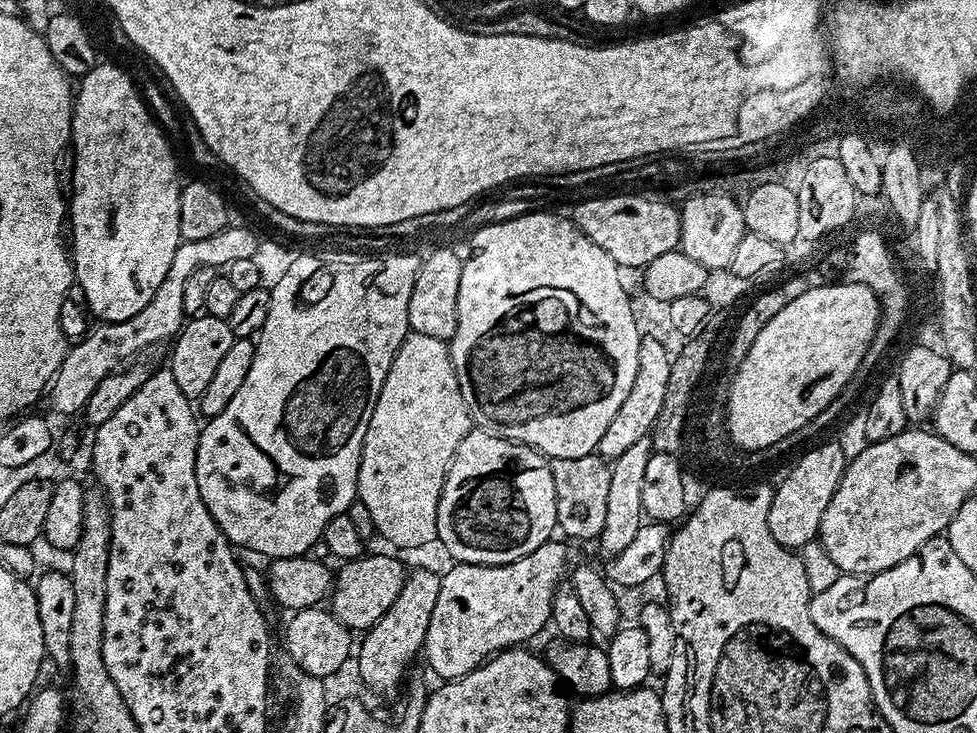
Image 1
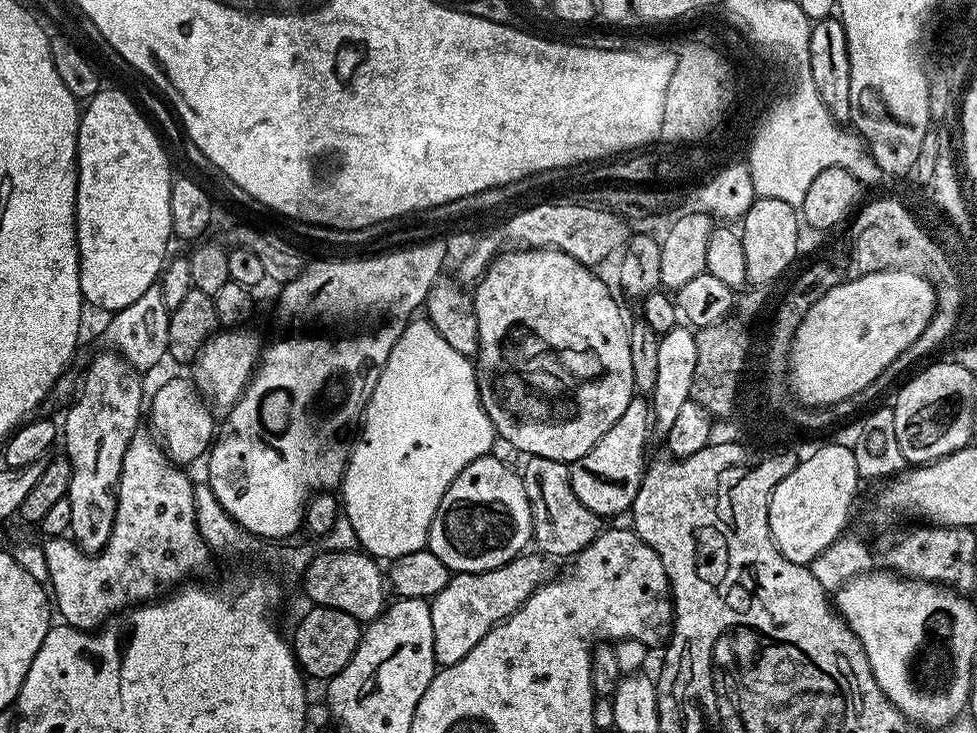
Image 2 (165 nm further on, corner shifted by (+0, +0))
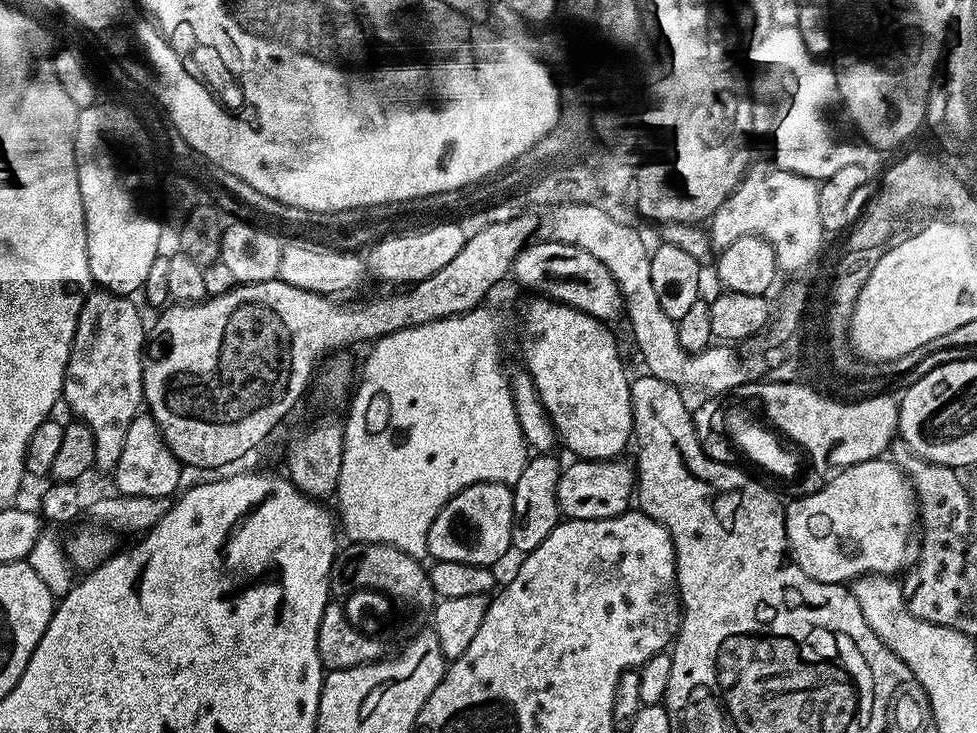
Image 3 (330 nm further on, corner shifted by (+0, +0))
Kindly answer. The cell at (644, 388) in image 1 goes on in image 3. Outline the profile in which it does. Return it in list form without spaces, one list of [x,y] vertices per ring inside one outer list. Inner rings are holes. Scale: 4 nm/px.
[[[624,458],[615,460],[582,460],[571,461],[573,464],[563,469],[558,482],[558,502],[561,513],[569,520],[601,520],[614,518],[629,511],[628,499],[633,499],[638,487],[636,469]]]

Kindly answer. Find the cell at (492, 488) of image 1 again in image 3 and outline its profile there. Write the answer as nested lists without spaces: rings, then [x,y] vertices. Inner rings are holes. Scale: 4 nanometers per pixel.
[[[478,482],[474,486],[466,486],[434,518],[434,522],[428,531],[427,555],[433,561],[445,560],[446,562],[462,562],[463,564],[486,564],[496,566],[512,548],[512,523],[514,522],[514,498],[509,485],[498,482]]]

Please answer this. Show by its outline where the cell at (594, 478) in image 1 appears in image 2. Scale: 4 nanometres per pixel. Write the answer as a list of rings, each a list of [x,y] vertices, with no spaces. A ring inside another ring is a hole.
[[[530,456],[523,461],[522,475],[526,486],[526,498],[532,511],[532,535],[534,548],[545,557],[568,556],[574,558],[590,542],[594,542],[602,531],[601,517],[588,510],[574,494],[574,486],[570,484],[569,465],[562,460]]]

